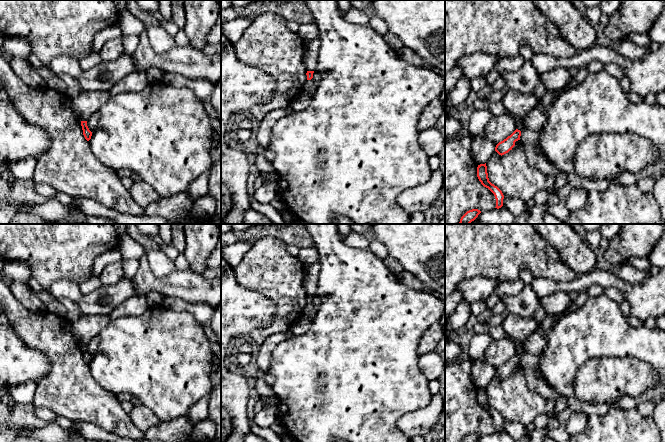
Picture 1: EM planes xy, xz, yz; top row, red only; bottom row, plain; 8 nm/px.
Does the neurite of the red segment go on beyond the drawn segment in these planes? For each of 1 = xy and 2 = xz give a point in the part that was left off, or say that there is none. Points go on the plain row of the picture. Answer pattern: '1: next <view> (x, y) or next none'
1: next none
2: next none

